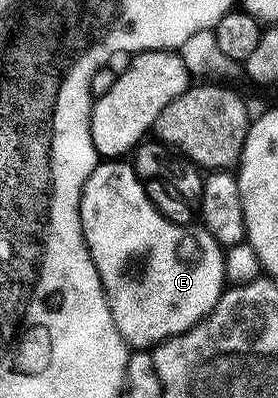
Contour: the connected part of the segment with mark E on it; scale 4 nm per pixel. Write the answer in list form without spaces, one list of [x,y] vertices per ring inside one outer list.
[[[107,159],[95,166],[83,184],[83,194],[77,203],[83,238],[99,272],[103,289],[107,293],[109,311],[117,331],[135,351],[151,351],[170,337],[189,331],[214,309],[225,288],[223,255],[225,249],[205,228],[178,225],[155,210],[134,168],[123,159]]]

